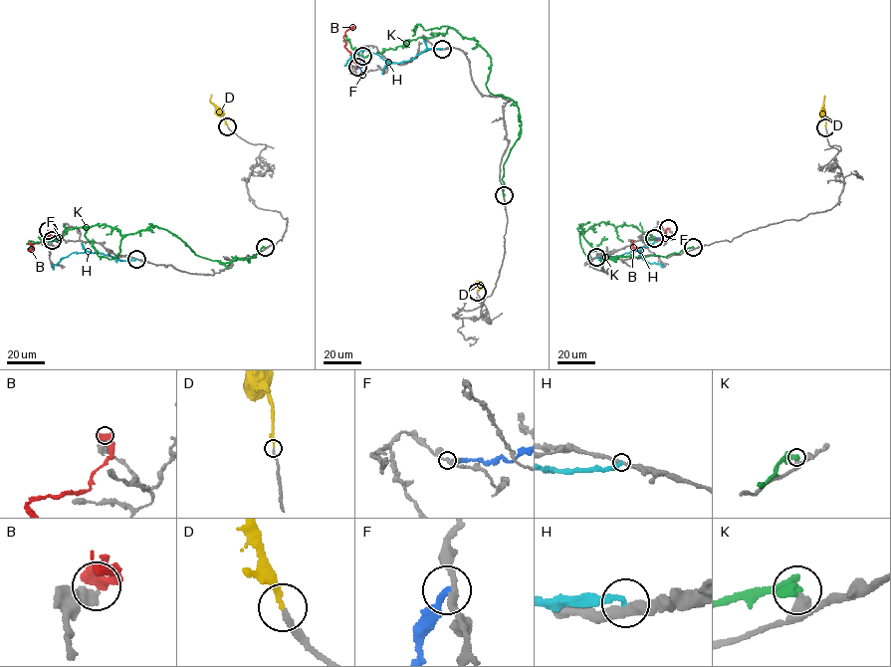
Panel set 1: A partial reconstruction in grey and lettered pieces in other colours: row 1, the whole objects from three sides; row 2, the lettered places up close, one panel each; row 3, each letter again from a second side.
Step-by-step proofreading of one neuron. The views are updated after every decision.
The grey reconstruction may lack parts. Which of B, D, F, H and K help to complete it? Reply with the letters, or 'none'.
D

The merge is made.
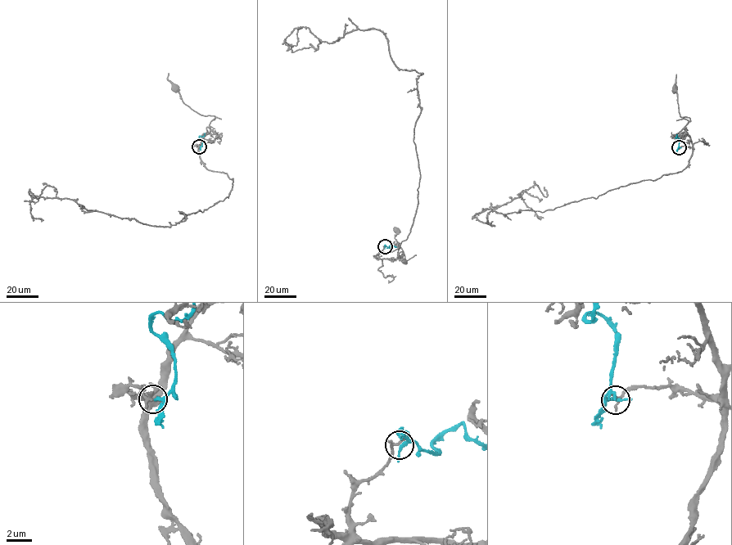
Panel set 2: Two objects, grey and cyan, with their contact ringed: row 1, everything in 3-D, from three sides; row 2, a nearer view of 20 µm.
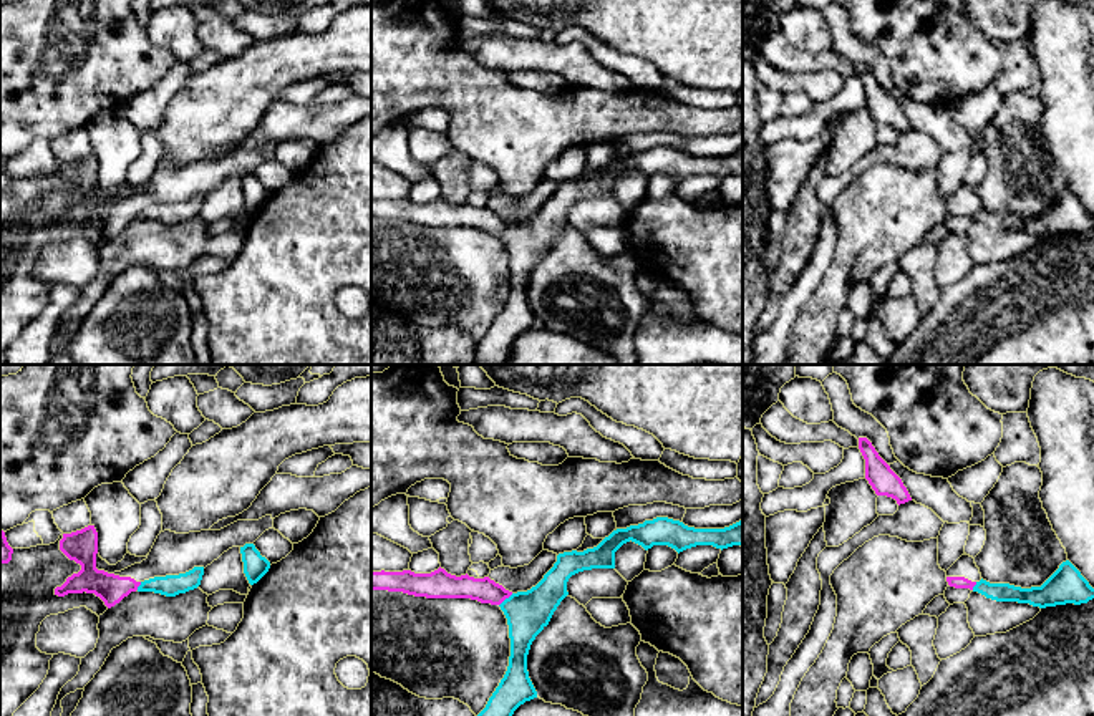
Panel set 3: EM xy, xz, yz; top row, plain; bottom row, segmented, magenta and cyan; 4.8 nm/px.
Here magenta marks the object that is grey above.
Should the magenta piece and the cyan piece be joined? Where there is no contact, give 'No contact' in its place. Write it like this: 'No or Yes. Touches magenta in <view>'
No. Touches magenta in xz

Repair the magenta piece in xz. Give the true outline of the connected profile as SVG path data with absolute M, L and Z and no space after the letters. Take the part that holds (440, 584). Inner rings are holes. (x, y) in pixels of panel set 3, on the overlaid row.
M441 567L431 573L371 572L371 590L403 592L426 598L471 598L491 605L501 605L512 595L489 577L474 578L467 573L456 577Z

